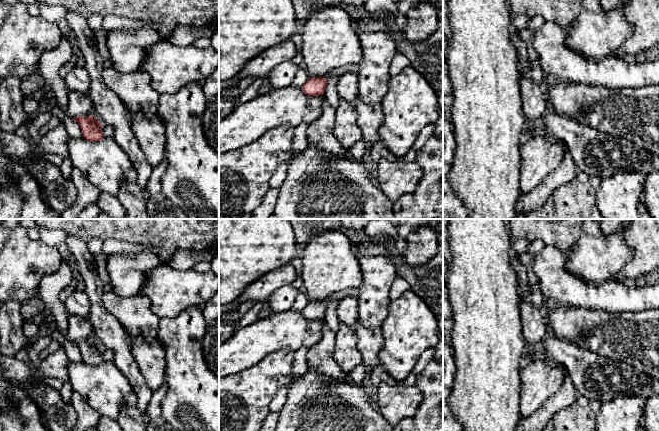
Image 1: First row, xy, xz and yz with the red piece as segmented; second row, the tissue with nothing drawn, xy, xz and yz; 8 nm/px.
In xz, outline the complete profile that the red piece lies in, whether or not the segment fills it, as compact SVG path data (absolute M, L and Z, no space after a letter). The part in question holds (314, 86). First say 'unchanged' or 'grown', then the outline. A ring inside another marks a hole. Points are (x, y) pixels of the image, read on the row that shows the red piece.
grown | M351 64L345 67L341 67L335 69L324 77L316 78L310 77L306 83L301 87L303 92L308 96L319 96L323 95L325 92L325 87L327 84L327 79L331 76L342 76L346 73L355 73L357 74L359 71L359 64Z

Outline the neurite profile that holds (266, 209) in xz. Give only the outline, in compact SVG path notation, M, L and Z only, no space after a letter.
M270 188L262 203L254 210L252 219L268 219L274 214L280 188Z

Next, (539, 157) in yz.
M531 137L526 143L519 148L520 155L520 172L518 187L520 193L527 194L536 189L542 180L555 171L564 159L566 145L559 139L557 143L551 143L548 139L543 137Z

